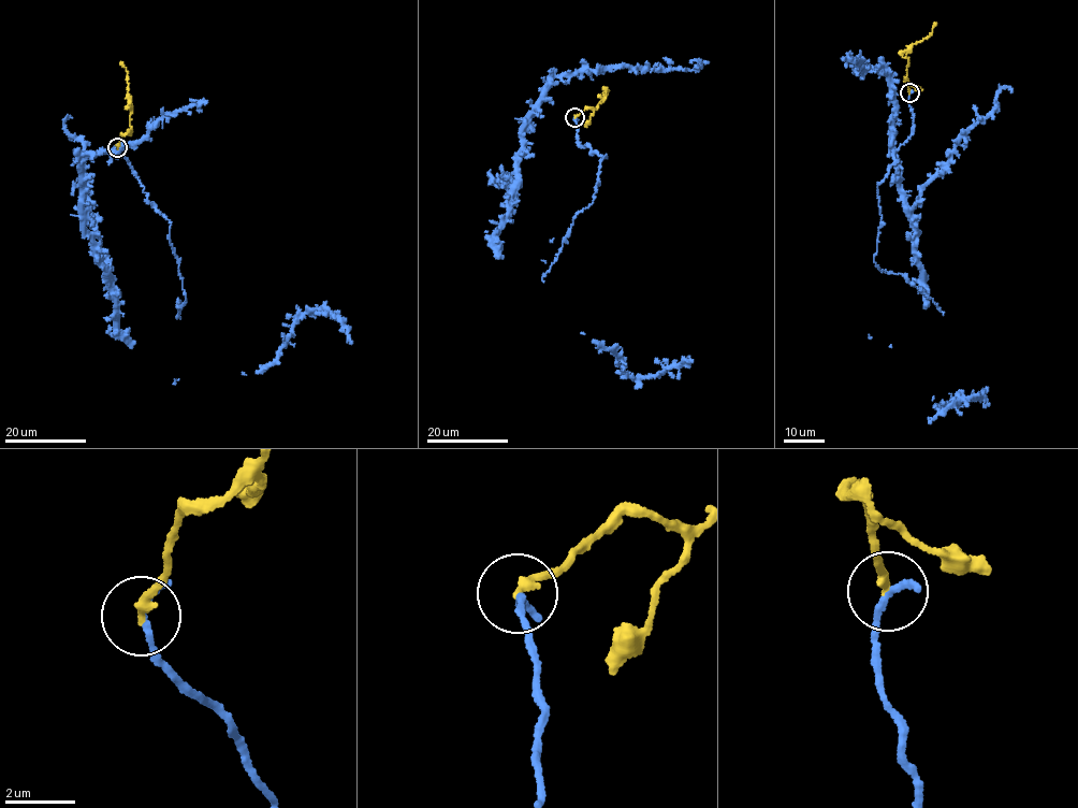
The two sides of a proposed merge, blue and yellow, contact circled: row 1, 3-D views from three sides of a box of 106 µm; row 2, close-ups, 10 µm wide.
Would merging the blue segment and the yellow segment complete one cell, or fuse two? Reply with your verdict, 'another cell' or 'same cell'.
same cell

